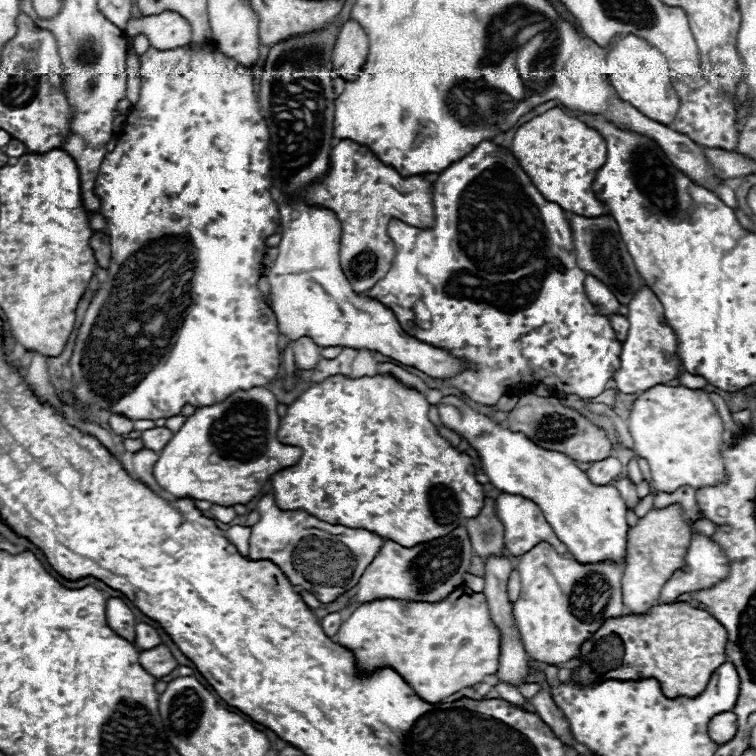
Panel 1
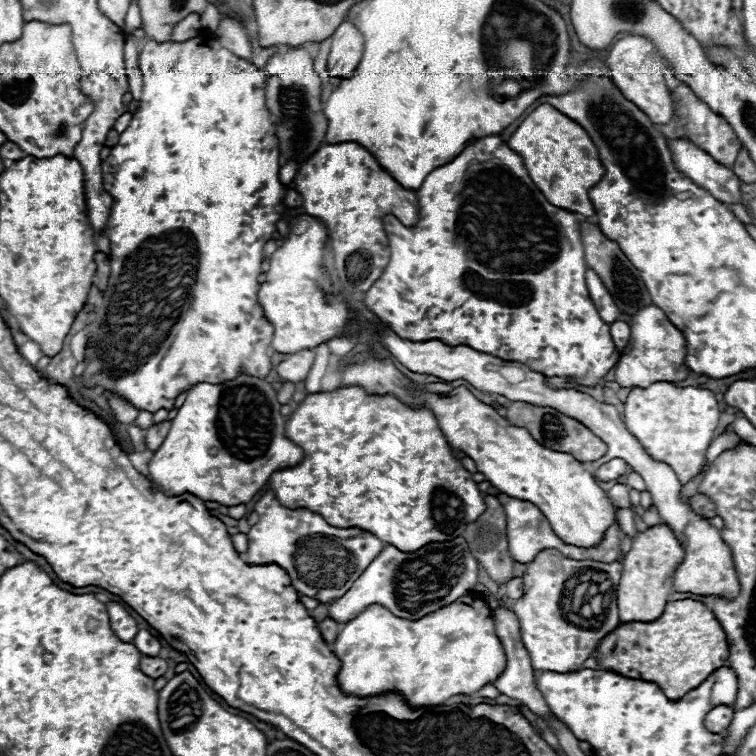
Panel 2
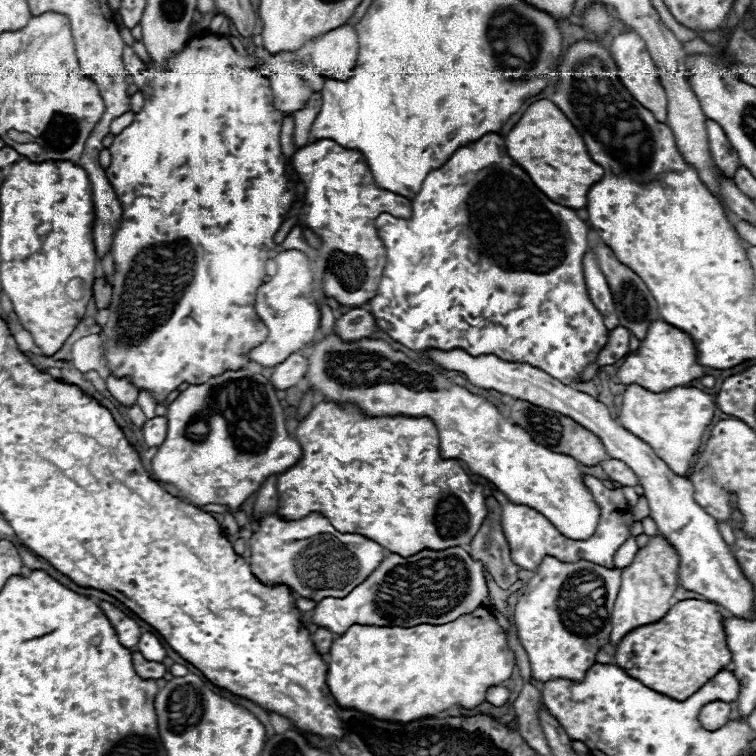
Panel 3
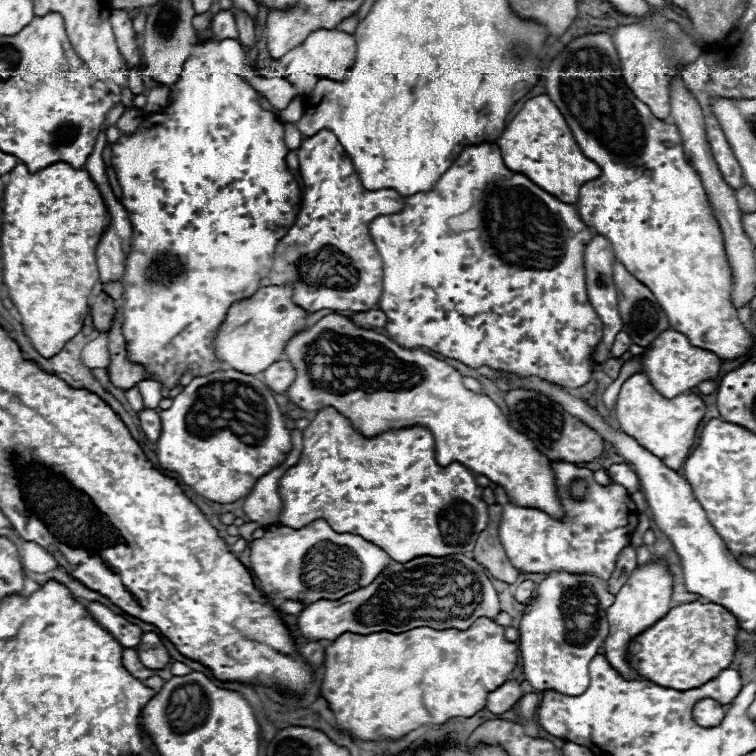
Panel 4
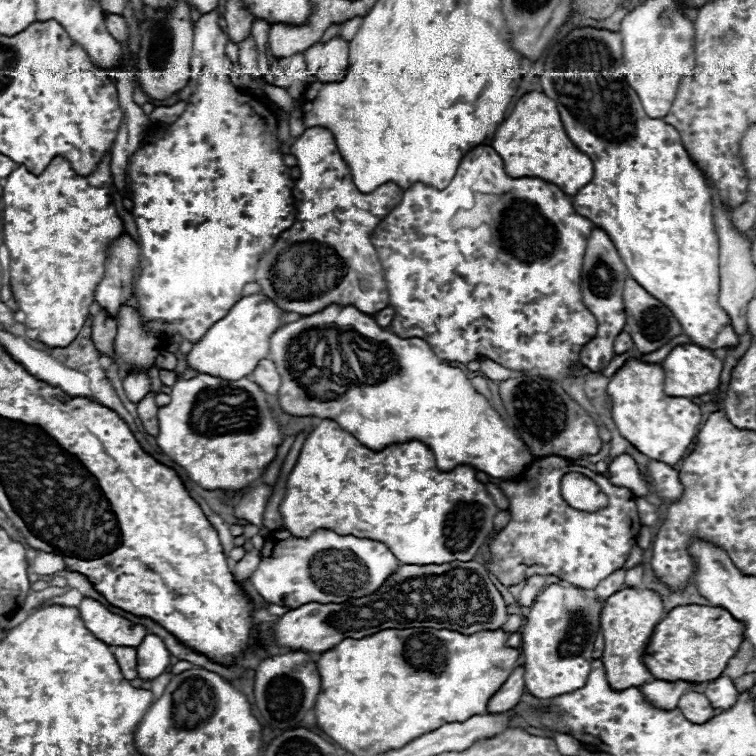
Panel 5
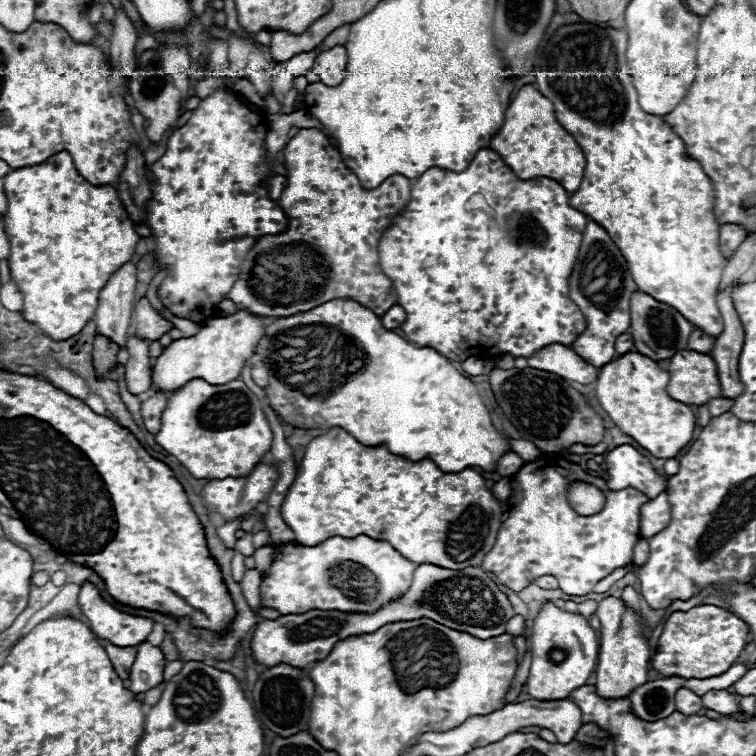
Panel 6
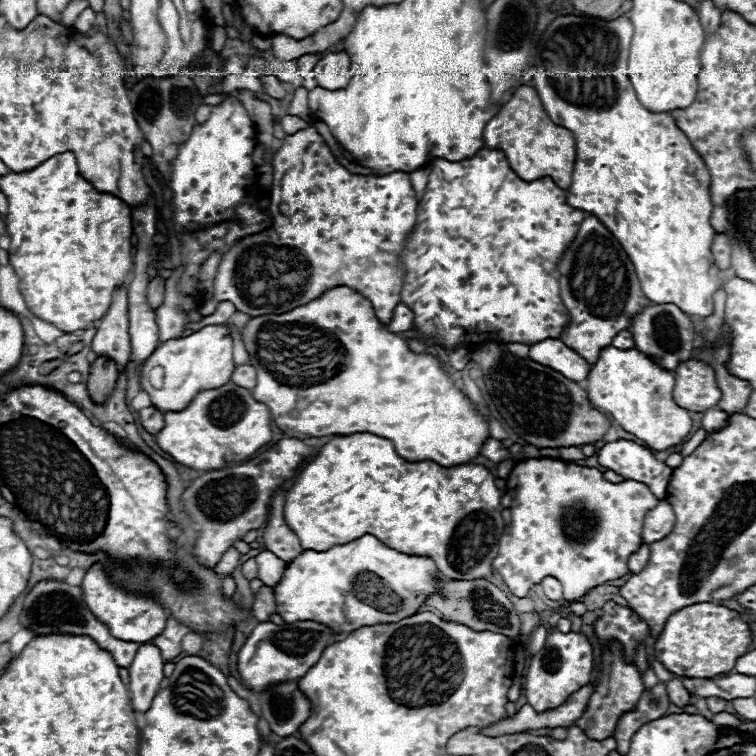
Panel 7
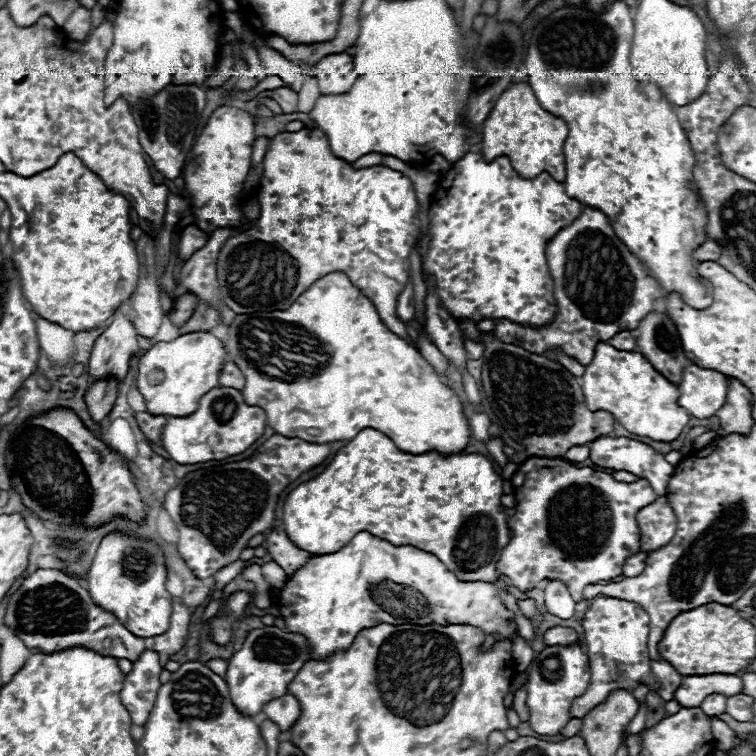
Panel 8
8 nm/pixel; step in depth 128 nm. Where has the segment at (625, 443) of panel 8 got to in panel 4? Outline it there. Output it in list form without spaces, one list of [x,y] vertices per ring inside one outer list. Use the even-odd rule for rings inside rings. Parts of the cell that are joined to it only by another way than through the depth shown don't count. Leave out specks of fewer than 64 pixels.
[[[612,464],[608,468],[608,474],[610,474],[610,480],[614,484],[624,486],[630,494],[636,492],[636,490],[640,490],[640,480],[638,480],[636,472],[628,464]]]

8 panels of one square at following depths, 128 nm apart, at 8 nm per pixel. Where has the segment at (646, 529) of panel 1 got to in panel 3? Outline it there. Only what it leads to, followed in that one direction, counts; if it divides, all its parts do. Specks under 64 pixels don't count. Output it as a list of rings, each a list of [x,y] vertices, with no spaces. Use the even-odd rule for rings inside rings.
[[[662,536],[650,538],[648,544],[636,552],[632,564],[622,570],[622,586],[612,610],[612,648],[616,648],[620,640],[634,628],[658,622],[666,616],[666,612],[672,608],[670,598],[678,586],[678,564],[680,560],[676,550]]]

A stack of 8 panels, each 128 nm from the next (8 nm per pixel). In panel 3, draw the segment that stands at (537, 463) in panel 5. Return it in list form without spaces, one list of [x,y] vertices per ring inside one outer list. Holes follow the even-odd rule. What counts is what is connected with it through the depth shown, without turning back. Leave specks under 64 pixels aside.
[[[584,474],[582,476],[582,482],[584,486],[590,490],[596,506],[600,506],[600,522],[596,526],[596,532],[592,534],[592,538],[586,538],[586,540],[570,540],[570,538],[564,538],[554,526],[552,522],[548,522],[540,512],[528,508],[528,506],[520,506],[520,504],[512,504],[502,492],[494,490],[492,496],[500,502],[502,506],[502,518],[500,518],[500,524],[502,524],[502,530],[504,530],[504,536],[508,538],[508,546],[510,546],[510,554],[512,554],[512,560],[524,568],[524,570],[536,570],[536,566],[540,566],[540,562],[546,558],[546,556],[554,556],[554,558],[560,558],[560,562],[580,562],[580,560],[588,560],[588,562],[596,562],[598,566],[604,566],[608,570],[614,568],[614,554],[618,552],[618,548],[628,540],[630,536],[630,528],[634,524],[634,518],[632,518],[632,508],[630,504],[626,502],[624,494],[620,488],[614,488],[614,490],[608,490],[598,478],[590,476],[590,474]]]

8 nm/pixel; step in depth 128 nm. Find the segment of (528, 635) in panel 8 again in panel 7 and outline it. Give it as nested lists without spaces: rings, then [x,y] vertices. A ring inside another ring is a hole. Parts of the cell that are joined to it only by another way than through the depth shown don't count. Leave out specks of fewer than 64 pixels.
[[[362,432],[362,434],[336,436],[336,438],[332,438],[316,454],[316,458],[300,472],[300,476],[294,482],[294,486],[286,492],[284,520],[290,526],[290,530],[298,536],[300,546],[304,550],[324,552],[324,550],[330,550],[336,544],[346,544],[346,542],[352,542],[352,540],[356,540],[356,538],[360,538],[364,534],[372,534],[380,542],[384,542],[386,546],[390,546],[394,550],[400,550],[404,554],[430,556],[438,564],[440,572],[446,578],[450,578],[450,580],[476,580],[476,578],[492,578],[494,576],[494,572],[492,572],[492,558],[496,558],[496,554],[498,554],[498,540],[500,540],[500,534],[504,532],[504,520],[502,520],[502,514],[500,514],[500,498],[502,498],[502,492],[496,488],[494,476],[490,474],[490,470],[486,466],[480,466],[480,464],[460,464],[460,466],[444,468],[444,466],[440,466],[436,462],[430,462],[430,460],[424,460],[424,462],[408,462],[408,460],[404,460],[402,456],[396,454],[396,450],[394,450],[394,446],[392,446],[392,442],[388,438],[380,438],[376,434]]]

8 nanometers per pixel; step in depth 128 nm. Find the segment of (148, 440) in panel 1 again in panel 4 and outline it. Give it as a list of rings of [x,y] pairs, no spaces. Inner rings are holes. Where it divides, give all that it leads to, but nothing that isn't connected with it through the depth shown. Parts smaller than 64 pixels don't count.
[[[144,408],[138,412],[138,418],[140,418],[140,424],[142,424],[142,430],[146,432],[146,436],[156,442],[160,438],[160,430],[162,430],[162,422],[160,422],[160,416],[156,410],[152,408]]]

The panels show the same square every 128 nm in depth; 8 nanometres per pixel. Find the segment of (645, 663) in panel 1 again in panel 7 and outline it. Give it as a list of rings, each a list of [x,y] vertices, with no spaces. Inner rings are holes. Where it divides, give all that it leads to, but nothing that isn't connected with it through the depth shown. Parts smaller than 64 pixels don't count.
[[[702,602],[674,612],[658,636],[656,658],[676,676],[714,678],[732,670],[736,660],[752,650],[752,630],[736,610]]]

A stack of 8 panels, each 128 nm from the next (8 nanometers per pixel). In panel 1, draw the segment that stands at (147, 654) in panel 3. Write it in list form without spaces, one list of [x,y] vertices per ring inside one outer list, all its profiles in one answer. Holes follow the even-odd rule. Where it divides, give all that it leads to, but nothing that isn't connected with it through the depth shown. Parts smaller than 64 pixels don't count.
[[[140,622],[140,624],[136,624],[136,640],[134,640],[134,644],[140,646],[142,650],[150,650],[152,646],[162,644],[162,640],[160,640],[156,628]]]

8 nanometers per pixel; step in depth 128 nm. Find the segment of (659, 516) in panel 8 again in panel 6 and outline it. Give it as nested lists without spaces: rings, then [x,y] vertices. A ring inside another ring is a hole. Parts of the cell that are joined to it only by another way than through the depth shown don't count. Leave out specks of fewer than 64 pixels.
[[[662,492],[660,496],[656,496],[654,500],[650,500],[648,504],[642,506],[640,510],[640,536],[642,538],[652,538],[658,532],[662,532],[668,522],[670,522],[672,514],[670,514],[670,504],[668,504],[668,496]]]

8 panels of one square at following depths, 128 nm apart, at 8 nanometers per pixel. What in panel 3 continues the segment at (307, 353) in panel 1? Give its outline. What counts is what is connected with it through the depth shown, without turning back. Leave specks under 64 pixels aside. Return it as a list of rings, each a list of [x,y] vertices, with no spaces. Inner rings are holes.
[[[290,354],[282,364],[272,368],[272,376],[270,382],[276,390],[288,390],[292,386],[296,386],[306,372],[306,358],[302,354]]]

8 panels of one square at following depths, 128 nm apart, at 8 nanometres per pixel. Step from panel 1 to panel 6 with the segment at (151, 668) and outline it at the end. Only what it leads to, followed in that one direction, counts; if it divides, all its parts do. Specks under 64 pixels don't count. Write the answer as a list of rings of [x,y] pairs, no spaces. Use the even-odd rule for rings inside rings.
[[[110,642],[104,644],[112,664],[114,664],[114,670],[118,672],[118,676],[124,680],[130,676],[130,666],[134,664],[134,658],[136,658],[136,646],[128,646],[128,648],[120,648],[120,646],[114,646]]]

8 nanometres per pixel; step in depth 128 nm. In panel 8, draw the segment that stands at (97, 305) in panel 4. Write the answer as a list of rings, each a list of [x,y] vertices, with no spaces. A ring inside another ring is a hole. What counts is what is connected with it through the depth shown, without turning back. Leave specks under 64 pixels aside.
[[[98,380],[86,392],[86,408],[94,422],[102,422],[114,408],[118,396],[116,380]]]

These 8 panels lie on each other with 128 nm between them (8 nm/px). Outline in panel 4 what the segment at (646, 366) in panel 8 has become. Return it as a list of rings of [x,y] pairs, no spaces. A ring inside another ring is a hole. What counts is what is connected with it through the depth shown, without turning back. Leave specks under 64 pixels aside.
[[[644,372],[632,374],[620,388],[618,394],[618,402],[616,402],[616,420],[620,424],[620,430],[632,438],[636,438],[636,442],[640,442],[640,446],[644,446],[648,452],[656,454],[668,468],[672,470],[680,470],[690,454],[690,448],[694,444],[696,438],[696,428],[700,424],[700,420],[704,418],[706,412],[706,404],[702,402],[697,394],[680,394],[672,399],[664,398],[650,382],[648,376]]]

